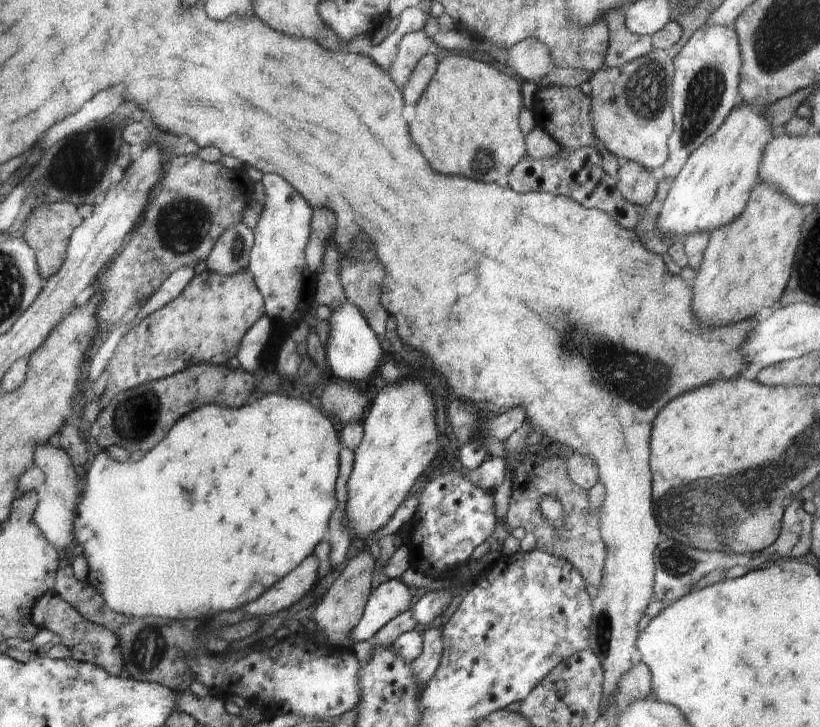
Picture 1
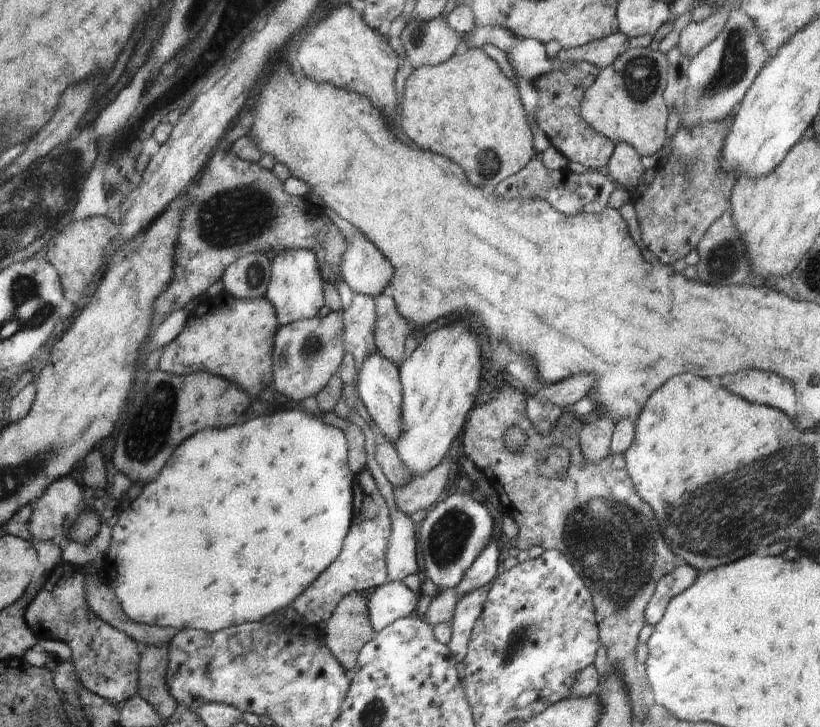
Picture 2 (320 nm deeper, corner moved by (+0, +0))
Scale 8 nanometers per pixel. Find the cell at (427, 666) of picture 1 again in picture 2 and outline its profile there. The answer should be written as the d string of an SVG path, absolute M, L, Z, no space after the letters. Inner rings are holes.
M488 583L472 592L460 595L460 600L457 602L450 622L451 641L447 645L459 665L465 659L472 627L482 614L483 604L491 586L492 583Z

